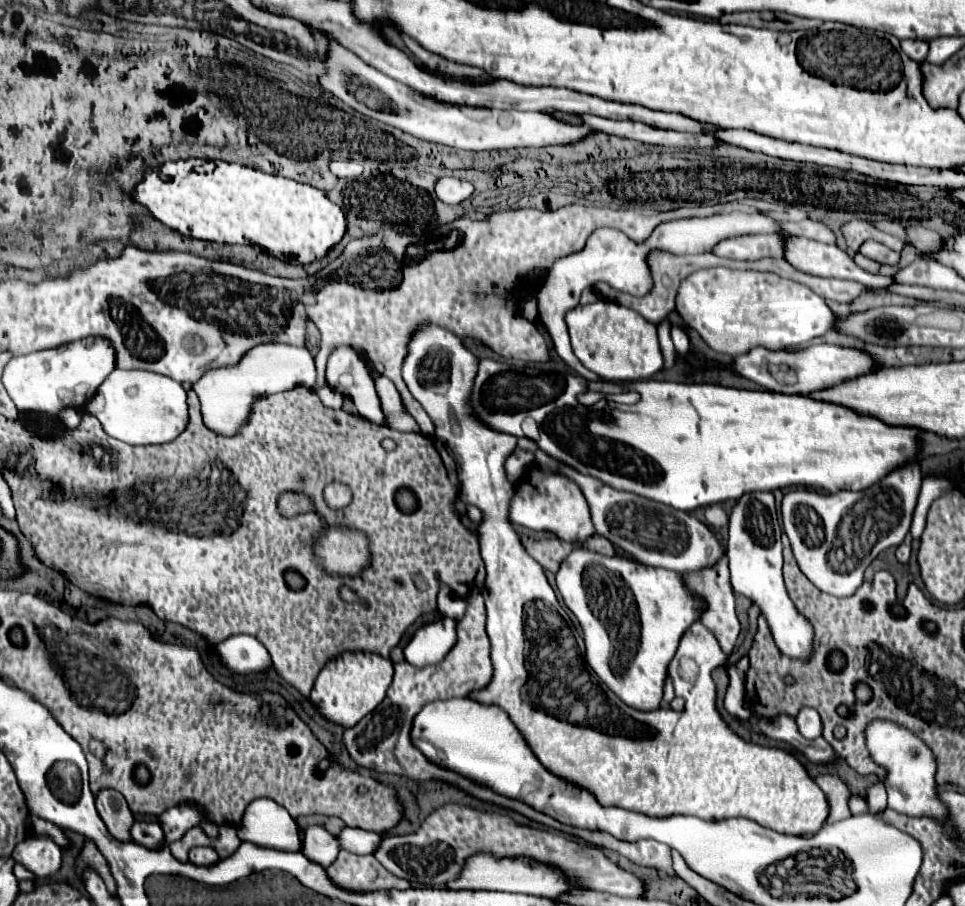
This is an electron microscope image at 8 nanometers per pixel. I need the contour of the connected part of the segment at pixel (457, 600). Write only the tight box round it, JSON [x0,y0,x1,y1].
[438,583,468,621]

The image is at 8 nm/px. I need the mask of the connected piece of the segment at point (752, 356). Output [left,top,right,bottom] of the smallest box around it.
[732,345,876,393]

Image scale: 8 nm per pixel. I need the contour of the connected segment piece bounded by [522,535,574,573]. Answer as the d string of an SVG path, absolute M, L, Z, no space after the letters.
M522 535L522 543L526 547L526 551L548 571L556 573L560 563L566 559L566 555L570 553L570 549L574 545L570 543L564 543L560 541L558 537L550 537L550 539L540 539L540 541L534 541L526 535Z

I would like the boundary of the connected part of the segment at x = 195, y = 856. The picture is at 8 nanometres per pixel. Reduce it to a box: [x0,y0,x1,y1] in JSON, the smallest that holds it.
[190,847,218,865]

